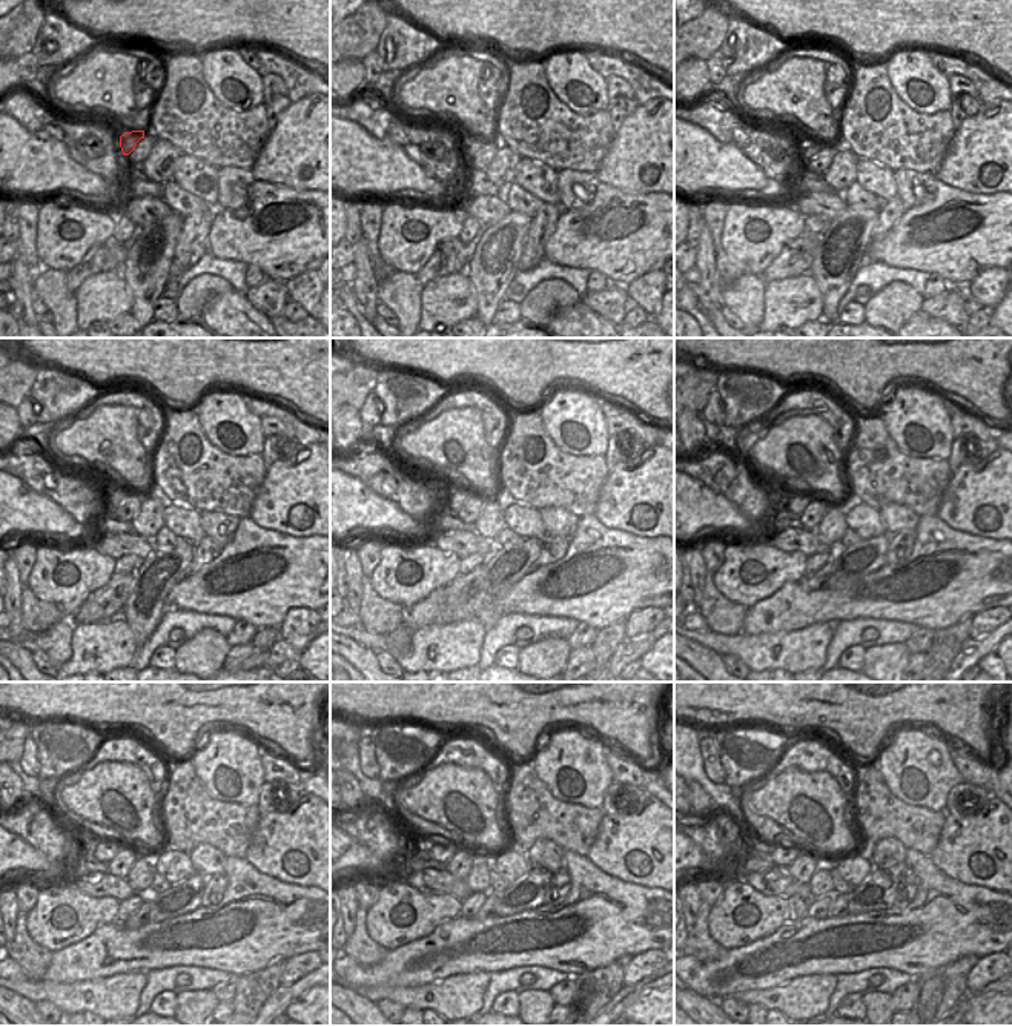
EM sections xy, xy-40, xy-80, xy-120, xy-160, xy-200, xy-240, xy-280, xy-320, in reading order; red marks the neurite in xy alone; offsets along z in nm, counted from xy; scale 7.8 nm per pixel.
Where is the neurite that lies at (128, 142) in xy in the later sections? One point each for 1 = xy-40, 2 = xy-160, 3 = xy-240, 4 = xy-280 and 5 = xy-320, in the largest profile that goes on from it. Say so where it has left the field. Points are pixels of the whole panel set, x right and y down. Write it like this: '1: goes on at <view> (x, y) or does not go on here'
1: goes on at xy-40 (470, 143)
2: goes on at xy-160 (456, 496)
3: goes on at xy-240 (103, 850)
4: goes on at xy-280 (441, 851)
5: goes on at xy-320 (783, 853)

